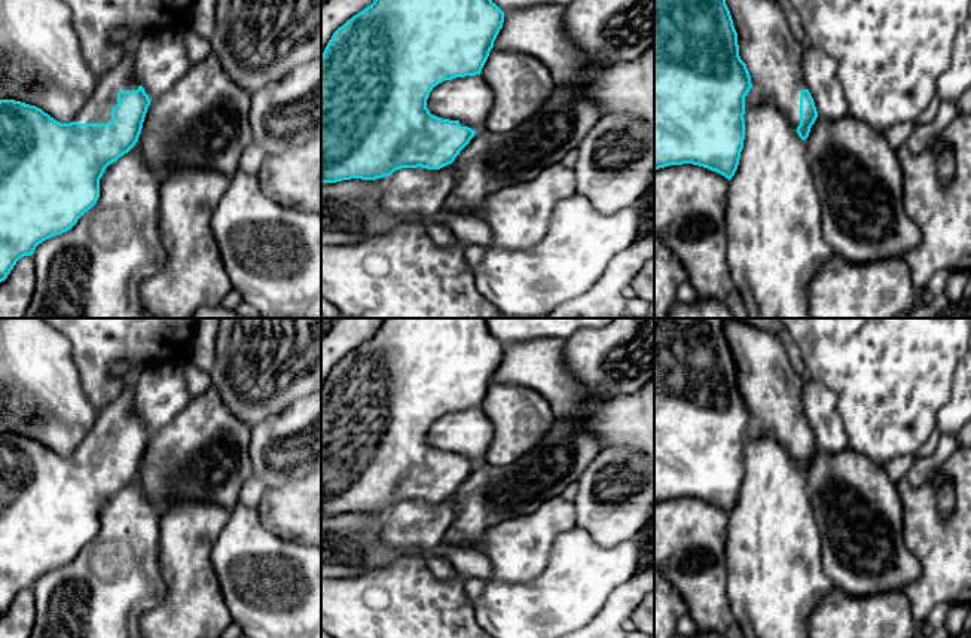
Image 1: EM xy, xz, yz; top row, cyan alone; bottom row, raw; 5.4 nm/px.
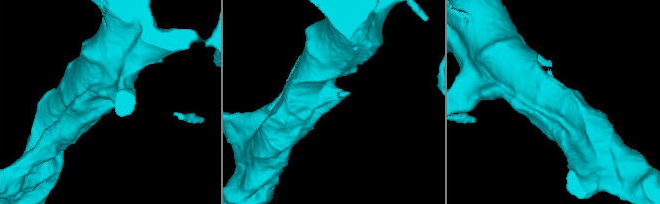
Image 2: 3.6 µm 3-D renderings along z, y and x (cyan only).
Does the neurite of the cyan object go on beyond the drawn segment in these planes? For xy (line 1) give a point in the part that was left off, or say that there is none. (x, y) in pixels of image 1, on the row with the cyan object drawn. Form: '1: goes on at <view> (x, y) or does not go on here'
1: goes on at xy (121, 78)

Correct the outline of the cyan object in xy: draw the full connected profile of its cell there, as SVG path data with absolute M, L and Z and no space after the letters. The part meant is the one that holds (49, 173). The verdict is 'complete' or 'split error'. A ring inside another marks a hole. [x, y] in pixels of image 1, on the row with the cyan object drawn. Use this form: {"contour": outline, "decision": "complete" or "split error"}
{"contour": "M131 46L119 64L112 67L97 85L97 89L86 106L70 123L61 123L36 106L15 100L0 100L0 283L7 278L16 262L24 256L33 256L36 247L43 241L70 231L77 220L91 210L100 198L100 178L106 168L128 153L141 134L143 122L150 106L150 98L144 88L134 77L134 46Z", "decision": "split error"}

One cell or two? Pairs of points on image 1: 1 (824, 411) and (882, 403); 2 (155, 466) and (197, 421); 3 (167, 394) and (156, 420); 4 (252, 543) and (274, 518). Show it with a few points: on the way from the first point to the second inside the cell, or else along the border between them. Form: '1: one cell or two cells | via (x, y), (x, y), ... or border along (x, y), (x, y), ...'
1: two cells | border along (815, 381), (836, 396), (837, 415), (849, 442)
2: one cell | via (165, 455), (189, 432)
3: one cell | via (161, 400), (156, 405), (156, 414)
4: two cells | border along (256, 507), (259, 522), (265, 528), (298, 542)

